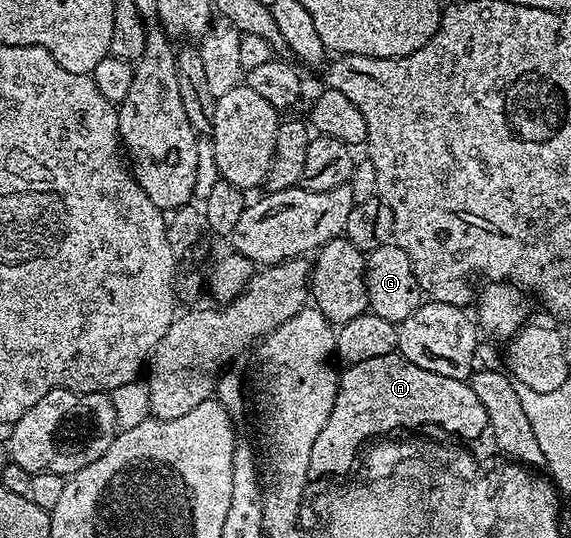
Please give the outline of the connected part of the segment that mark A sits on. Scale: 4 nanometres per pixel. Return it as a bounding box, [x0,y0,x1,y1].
[311,352,489,472]

